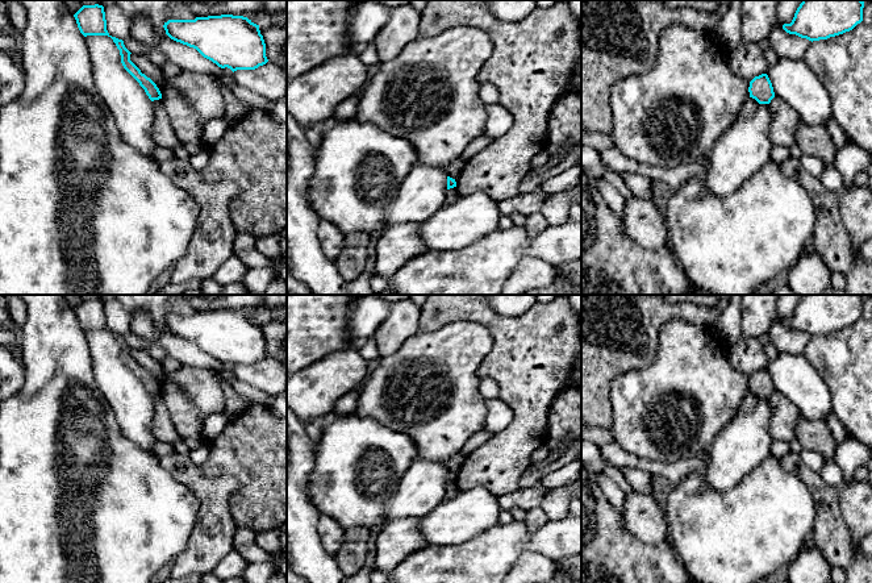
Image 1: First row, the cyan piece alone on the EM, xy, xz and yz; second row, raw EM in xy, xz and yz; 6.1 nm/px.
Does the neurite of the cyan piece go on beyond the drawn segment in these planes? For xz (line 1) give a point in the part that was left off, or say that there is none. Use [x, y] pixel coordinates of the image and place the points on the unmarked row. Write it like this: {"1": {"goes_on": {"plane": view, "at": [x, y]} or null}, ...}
{"1": {"goes_on": null}}

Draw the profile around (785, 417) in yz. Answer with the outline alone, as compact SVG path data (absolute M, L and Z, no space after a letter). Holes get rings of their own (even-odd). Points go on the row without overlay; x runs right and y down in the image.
M776 391L771 395L769 401L772 405L769 421L772 440L787 442L794 440L797 425L802 420L798 409Z

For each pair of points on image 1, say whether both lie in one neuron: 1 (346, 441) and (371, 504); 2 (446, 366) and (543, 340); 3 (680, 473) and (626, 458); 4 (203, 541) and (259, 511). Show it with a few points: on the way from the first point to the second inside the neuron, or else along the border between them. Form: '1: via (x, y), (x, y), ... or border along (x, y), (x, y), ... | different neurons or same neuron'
1: via (346, 458), (346, 486), (354, 494) | same neuron
2: border along (484, 325), (492, 346), (478, 370), (480, 378) | different neurons
3: via (667, 470), (639, 463) | same neuron
4: border along (232, 494), (229, 512), (237, 528) | different neurons

